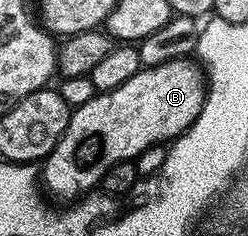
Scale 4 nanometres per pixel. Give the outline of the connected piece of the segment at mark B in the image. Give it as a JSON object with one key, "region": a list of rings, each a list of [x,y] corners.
{"region":[[[186,57],[156,66],[144,66],[133,76],[129,76],[129,80],[121,84],[121,88],[96,92],[89,104],[81,104],[81,108],[72,110],[69,128],[65,128],[61,140],[57,140],[53,152],[42,163],[43,170],[41,166],[41,182],[46,193],[52,199],[60,198],[63,201],[60,203],[74,203],[88,192],[94,191],[113,164],[130,162],[141,156],[145,148],[162,146],[181,137],[197,120],[203,102],[207,99],[204,71],[191,61],[190,57]]]}

